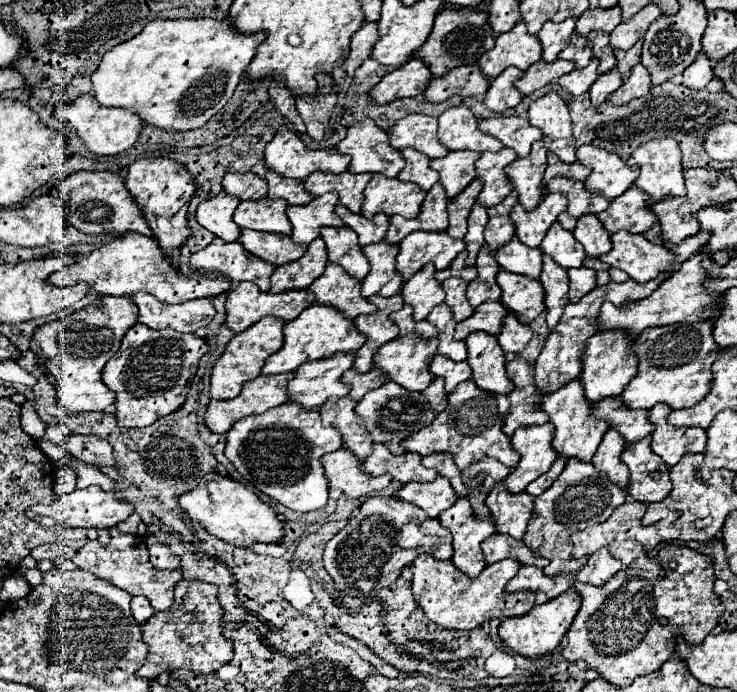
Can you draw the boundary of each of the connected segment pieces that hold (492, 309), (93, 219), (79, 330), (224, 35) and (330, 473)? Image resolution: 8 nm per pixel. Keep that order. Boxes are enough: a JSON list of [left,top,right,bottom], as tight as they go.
[[454,302,508,340],[58,172,152,236],[34,296,136,412],[92,18,266,130],[322,448,392,498]]

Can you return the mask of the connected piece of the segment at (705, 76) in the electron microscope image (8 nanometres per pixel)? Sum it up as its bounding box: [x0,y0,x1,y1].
[684,54,714,90]

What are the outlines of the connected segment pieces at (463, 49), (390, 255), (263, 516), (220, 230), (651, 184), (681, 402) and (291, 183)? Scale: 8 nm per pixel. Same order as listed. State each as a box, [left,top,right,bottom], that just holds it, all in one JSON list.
[[414,8,494,76],[362,240,404,298],[178,474,284,548],[196,194,240,242],[628,138,686,202],[622,320,718,408],[266,170,312,206]]

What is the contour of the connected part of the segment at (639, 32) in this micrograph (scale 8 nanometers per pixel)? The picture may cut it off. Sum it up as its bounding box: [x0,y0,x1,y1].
[610,2,662,50]

